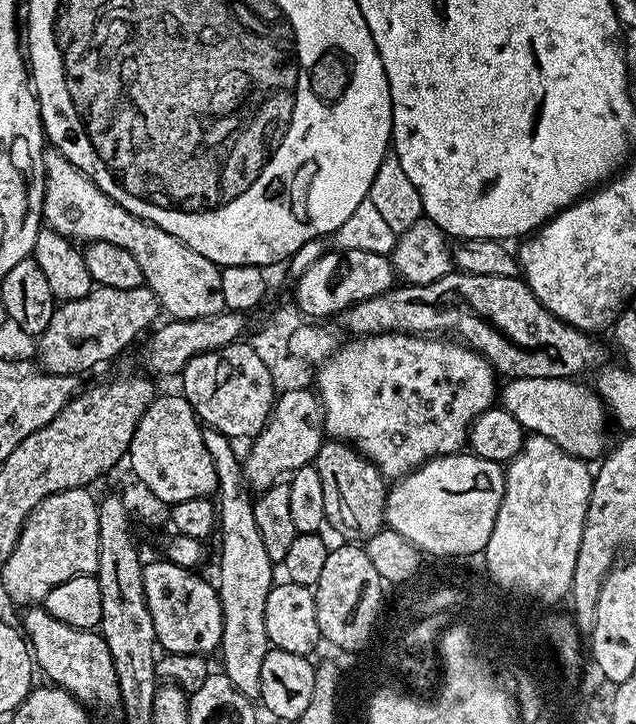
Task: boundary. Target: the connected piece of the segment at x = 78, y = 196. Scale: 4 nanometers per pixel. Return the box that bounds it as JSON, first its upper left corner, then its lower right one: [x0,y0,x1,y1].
[43,150,225,320]

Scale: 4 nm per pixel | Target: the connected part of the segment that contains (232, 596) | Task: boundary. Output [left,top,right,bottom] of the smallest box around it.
[202,427,274,702]

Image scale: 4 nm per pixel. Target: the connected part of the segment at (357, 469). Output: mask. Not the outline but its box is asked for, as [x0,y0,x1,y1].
[314,438,386,542]

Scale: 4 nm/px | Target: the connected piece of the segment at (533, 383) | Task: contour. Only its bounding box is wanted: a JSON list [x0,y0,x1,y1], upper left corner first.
[502,377,606,462]

